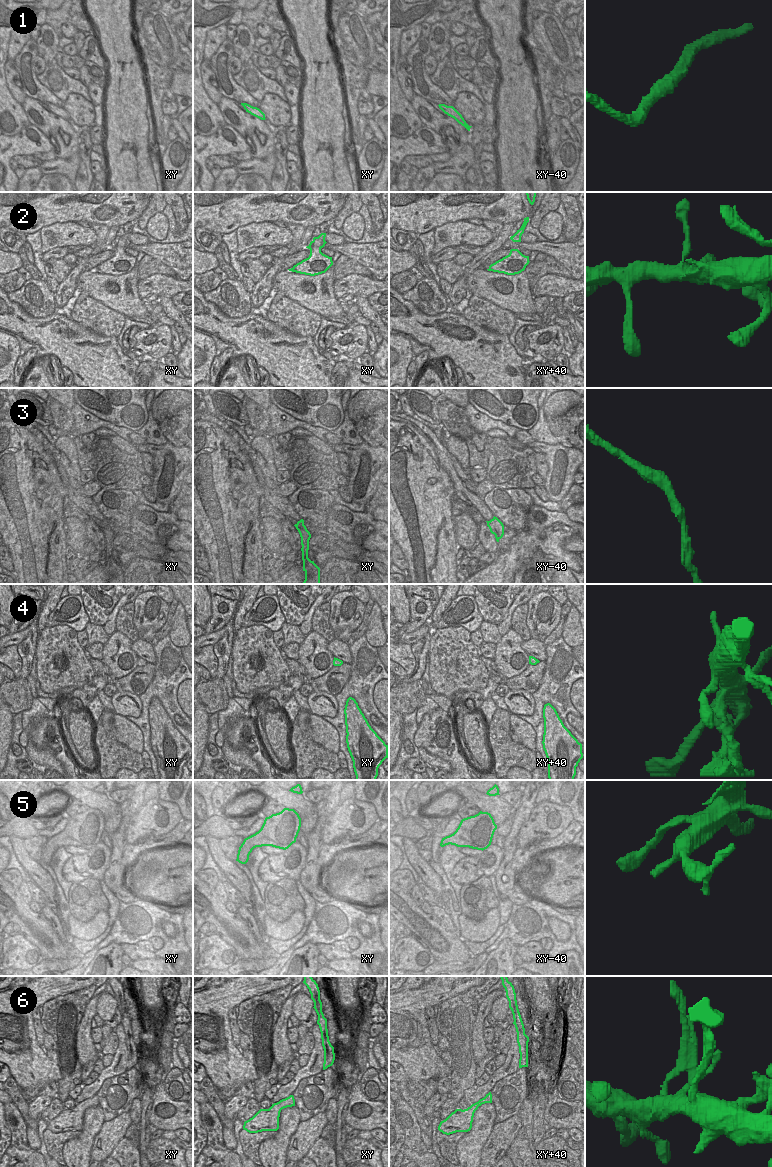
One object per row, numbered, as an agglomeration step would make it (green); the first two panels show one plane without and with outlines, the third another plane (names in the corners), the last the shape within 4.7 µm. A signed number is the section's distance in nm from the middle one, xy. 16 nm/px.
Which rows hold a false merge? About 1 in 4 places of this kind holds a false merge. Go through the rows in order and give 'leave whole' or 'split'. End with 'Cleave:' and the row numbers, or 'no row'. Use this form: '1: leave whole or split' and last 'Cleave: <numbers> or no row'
1: leave whole
2: leave whole
3: leave whole
4: leave whole
5: leave whole
6: split
Cleave: 6

